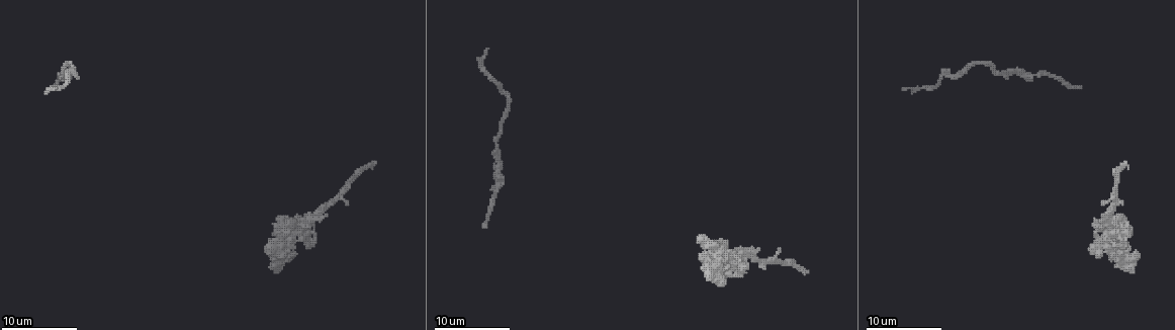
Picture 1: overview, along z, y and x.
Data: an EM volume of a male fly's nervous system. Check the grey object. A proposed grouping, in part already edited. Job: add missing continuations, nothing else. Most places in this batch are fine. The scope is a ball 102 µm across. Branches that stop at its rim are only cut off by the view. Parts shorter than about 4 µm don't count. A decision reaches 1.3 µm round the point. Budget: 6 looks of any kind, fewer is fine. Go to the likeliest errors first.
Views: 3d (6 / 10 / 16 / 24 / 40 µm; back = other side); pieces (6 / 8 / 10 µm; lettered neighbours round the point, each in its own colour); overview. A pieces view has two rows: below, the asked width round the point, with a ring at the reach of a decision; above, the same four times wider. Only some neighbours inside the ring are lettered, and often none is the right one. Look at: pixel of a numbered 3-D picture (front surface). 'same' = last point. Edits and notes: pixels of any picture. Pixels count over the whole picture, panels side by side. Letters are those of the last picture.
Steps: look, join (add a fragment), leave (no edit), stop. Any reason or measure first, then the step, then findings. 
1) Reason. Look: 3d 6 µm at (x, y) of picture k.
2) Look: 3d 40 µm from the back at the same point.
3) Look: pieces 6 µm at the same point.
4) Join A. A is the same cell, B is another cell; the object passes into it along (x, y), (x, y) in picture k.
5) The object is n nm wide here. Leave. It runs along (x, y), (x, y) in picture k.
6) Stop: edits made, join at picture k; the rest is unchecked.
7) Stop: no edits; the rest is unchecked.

Branch stops here. Look: pieces 6 µm at (1121, 242) of picture 1.

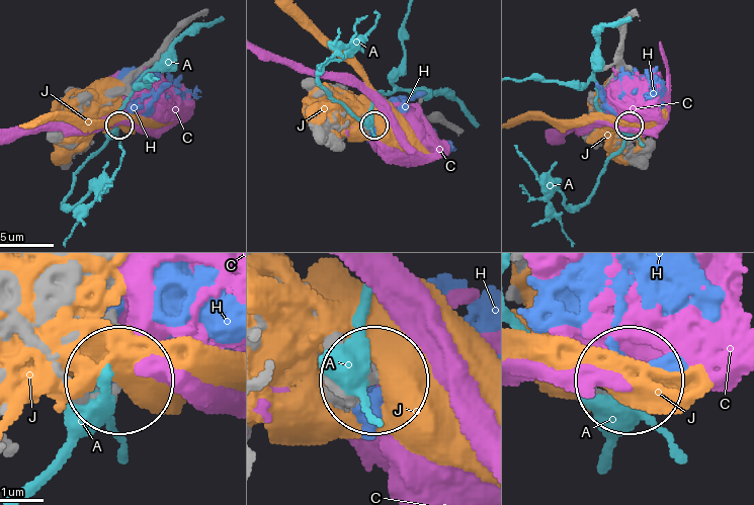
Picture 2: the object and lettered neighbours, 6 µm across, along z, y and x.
Leave. A, C, H and J are other cells; none of them fits.

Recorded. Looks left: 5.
An open end. Look: pieces 10 µm at (274, 271) of picture 1.

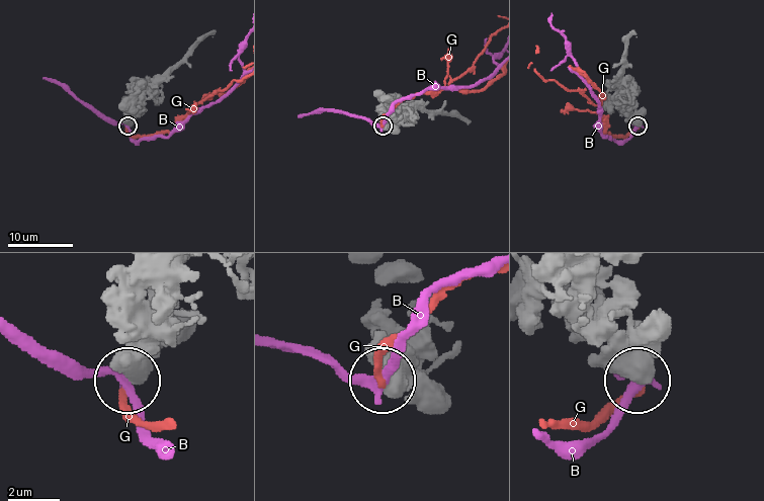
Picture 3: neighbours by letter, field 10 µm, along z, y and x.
Leave. B and G are other cells; none of them fits.

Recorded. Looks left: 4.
Branch stops here. Look: pieces 8 µm at (270, 252) of picture 1.

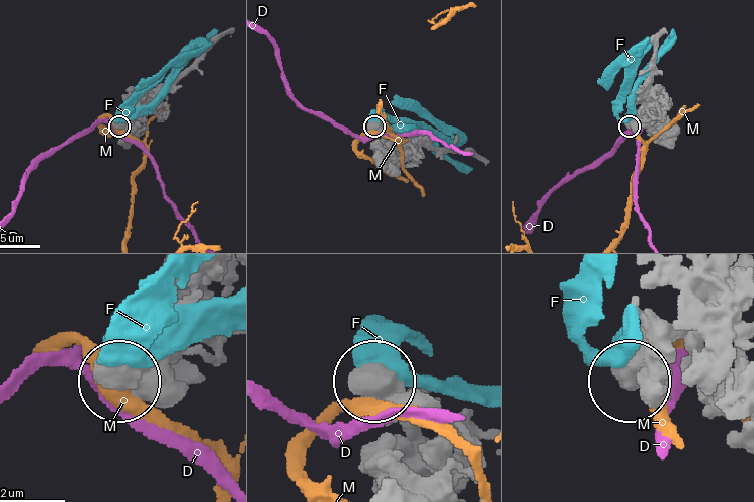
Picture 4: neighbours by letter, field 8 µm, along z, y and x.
Leave. D, F and M are other cells; no lettered fragment goes on from it.

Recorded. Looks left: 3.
Stop: no edits; the rest is unchecked.

